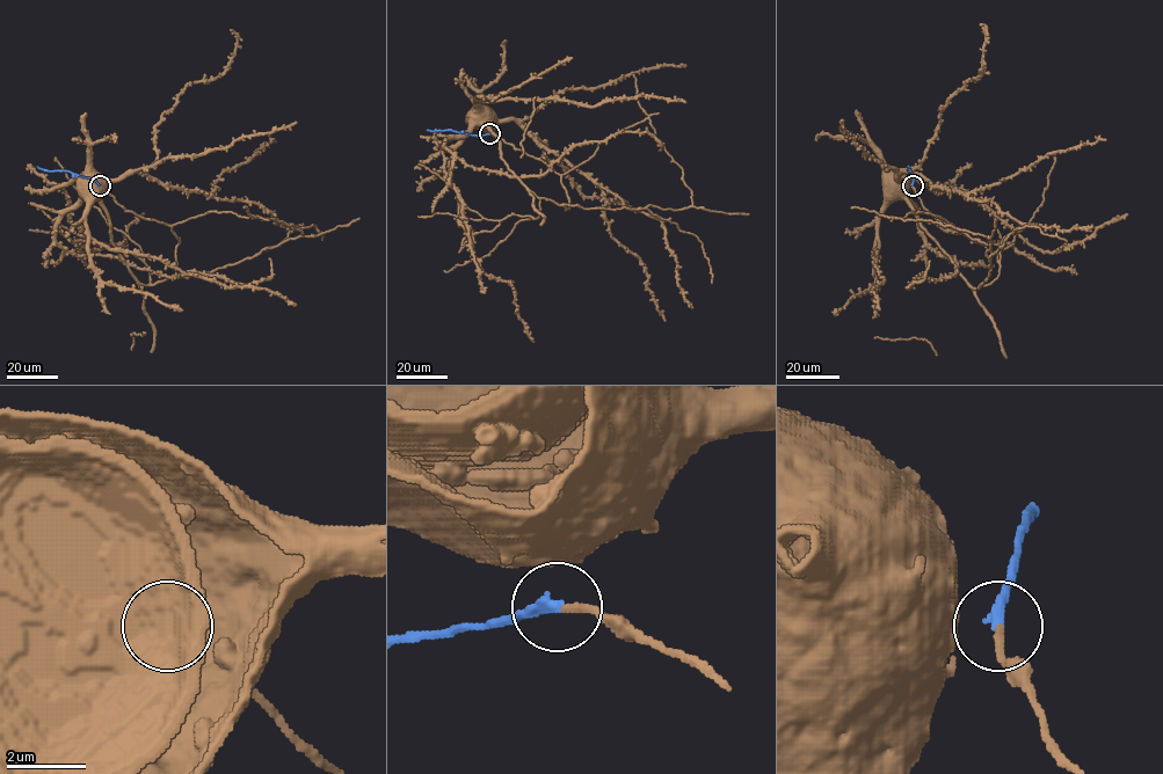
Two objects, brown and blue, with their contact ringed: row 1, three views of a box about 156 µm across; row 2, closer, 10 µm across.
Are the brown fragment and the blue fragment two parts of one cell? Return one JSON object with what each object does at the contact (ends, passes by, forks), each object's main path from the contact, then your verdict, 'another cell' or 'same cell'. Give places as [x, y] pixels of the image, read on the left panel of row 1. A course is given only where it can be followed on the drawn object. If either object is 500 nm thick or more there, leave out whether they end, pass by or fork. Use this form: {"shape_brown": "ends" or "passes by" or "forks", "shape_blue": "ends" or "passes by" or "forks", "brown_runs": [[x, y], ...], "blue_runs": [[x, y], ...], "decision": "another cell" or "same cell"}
{"shape_brown": "passes by", "shape_blue": "ends", "brown_runs": [[100, 185], [125, 210], [172, 227], [180, 240], [173, 277], [137, 279], [111, 242], [91, 180]], "blue_runs": [[100, 185], [67, 170], [45, 170], [37, 167]], "decision": "same cell"}

